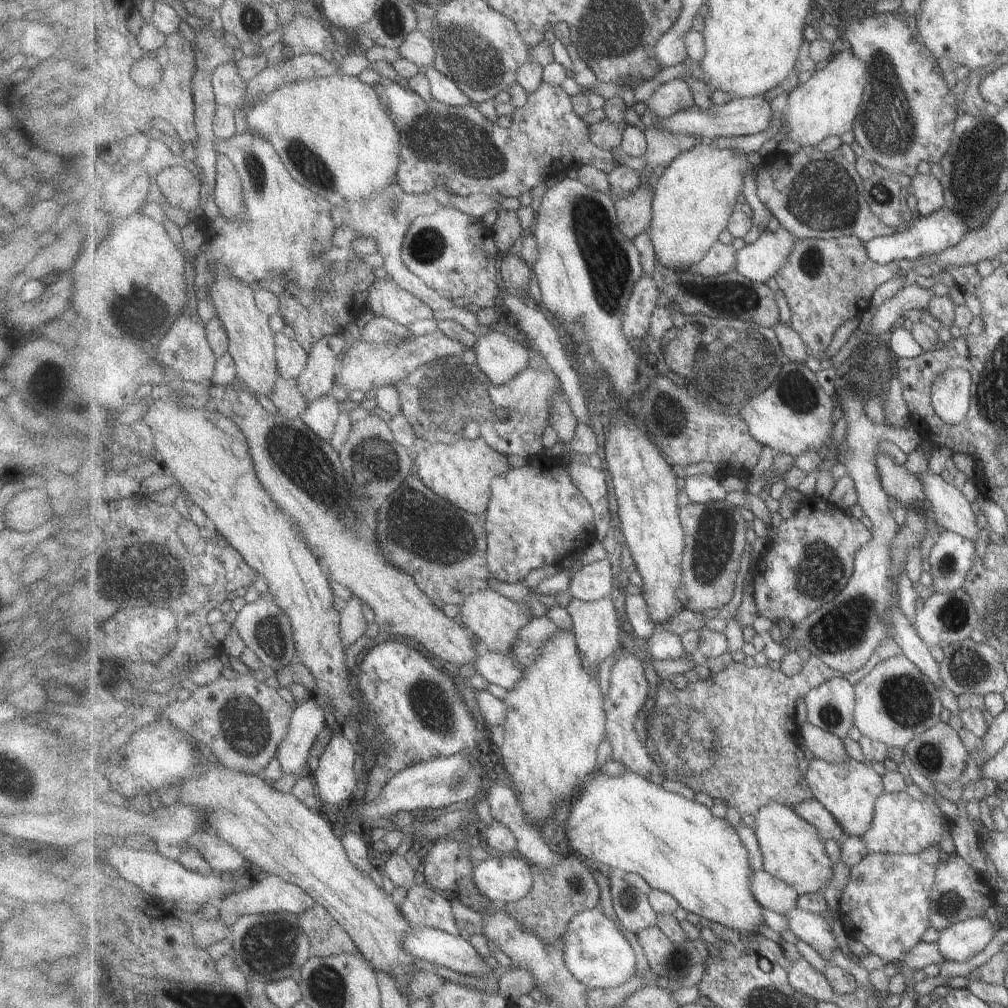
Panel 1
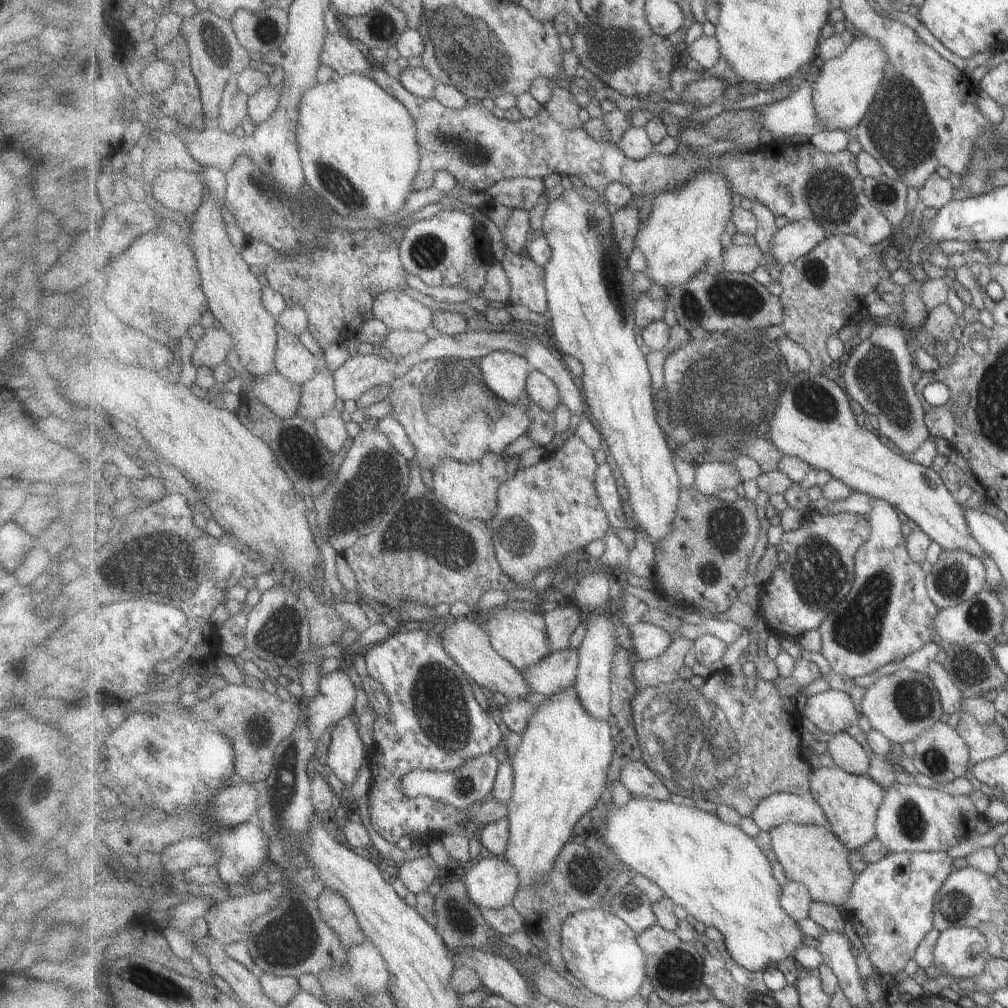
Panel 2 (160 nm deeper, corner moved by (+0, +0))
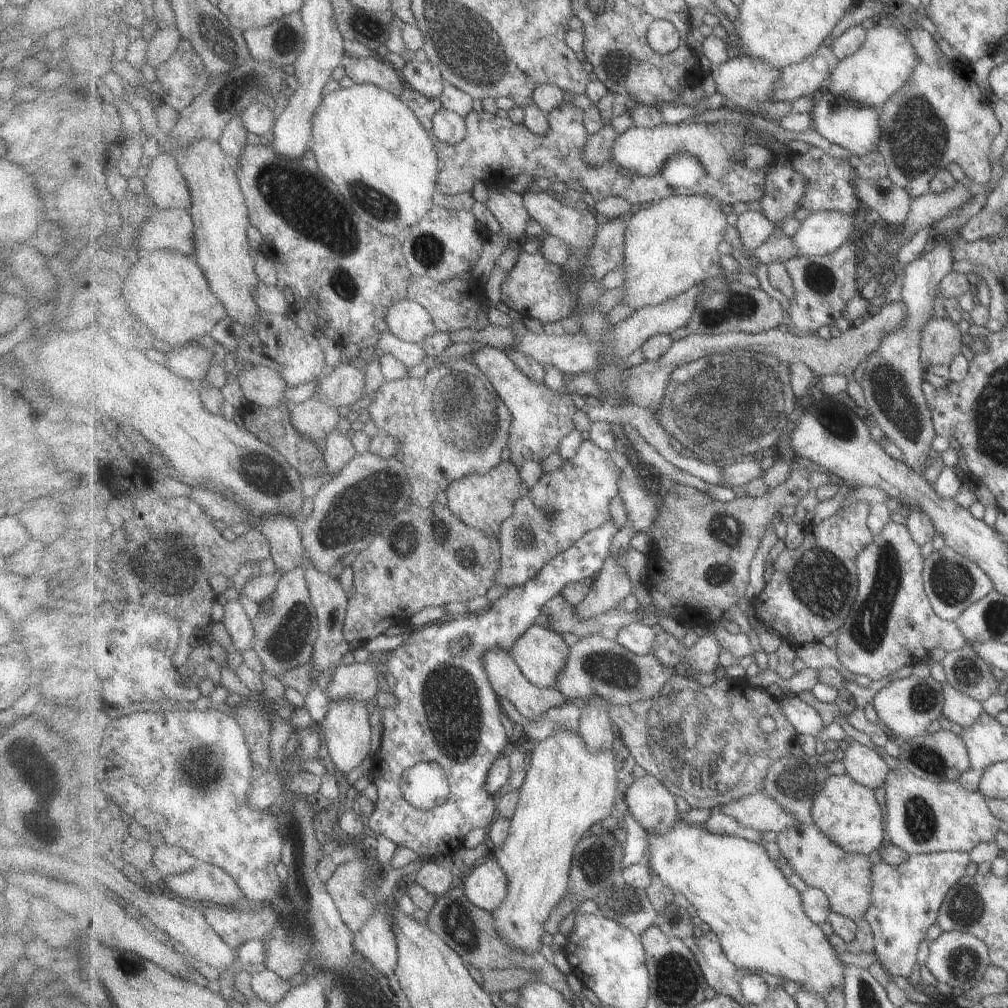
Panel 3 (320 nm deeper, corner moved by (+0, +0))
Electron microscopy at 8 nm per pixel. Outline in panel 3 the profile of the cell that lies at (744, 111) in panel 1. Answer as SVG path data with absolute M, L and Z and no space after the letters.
M822 91L810 112L812 129L829 142L848 149L851 154L860 156L877 153L883 138L882 116L877 108L862 105L849 96L849 93Z

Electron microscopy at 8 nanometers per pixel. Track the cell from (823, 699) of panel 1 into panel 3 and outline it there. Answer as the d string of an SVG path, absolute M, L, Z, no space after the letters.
M798 695L788 698L781 697L780 705L787 720L799 733L811 734L817 738L823 728L823 720L815 705L803 702Z

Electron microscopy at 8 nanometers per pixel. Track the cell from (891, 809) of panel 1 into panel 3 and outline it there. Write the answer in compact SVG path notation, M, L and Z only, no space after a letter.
M899 766L890 770L883 787L886 790L886 842L909 854L969 852L981 842L994 842L1000 819L992 813L980 790L969 790L960 780L933 782Z

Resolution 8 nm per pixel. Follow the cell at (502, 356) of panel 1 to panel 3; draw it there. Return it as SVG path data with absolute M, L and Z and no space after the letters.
M485 345L472 353L471 362L485 373L509 410L513 411L513 424L507 445L511 452L510 460L520 470L524 489L532 489L544 476L541 459L557 453L559 442L575 430L573 416L579 409L575 406L571 393L557 394L543 383L535 382L504 350Z

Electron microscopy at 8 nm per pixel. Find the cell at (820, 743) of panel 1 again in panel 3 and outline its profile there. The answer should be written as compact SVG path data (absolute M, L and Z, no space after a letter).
M849 740L842 762L853 780L873 790L884 786L891 770L875 750L854 740Z

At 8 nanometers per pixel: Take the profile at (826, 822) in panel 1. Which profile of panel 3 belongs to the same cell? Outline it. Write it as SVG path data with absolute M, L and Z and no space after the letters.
M753 793L709 811L710 814L726 814L737 819L739 824L762 833L771 830L778 834L799 823L794 816L787 814L774 798L763 793Z

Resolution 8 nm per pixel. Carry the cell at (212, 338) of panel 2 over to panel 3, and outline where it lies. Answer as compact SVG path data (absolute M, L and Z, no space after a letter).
M195 342L183 350L174 348L171 354L167 354L167 360L169 368L177 376L200 384L213 366L213 352Z

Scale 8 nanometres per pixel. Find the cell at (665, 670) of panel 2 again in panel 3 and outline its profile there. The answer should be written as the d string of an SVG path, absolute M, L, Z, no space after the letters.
M589 635L578 640L569 653L564 672L555 689L571 701L580 703L590 697L601 697L611 705L631 705L633 701L650 699L660 694L667 681L677 674L678 666L666 667L653 653L636 655L617 639Z

